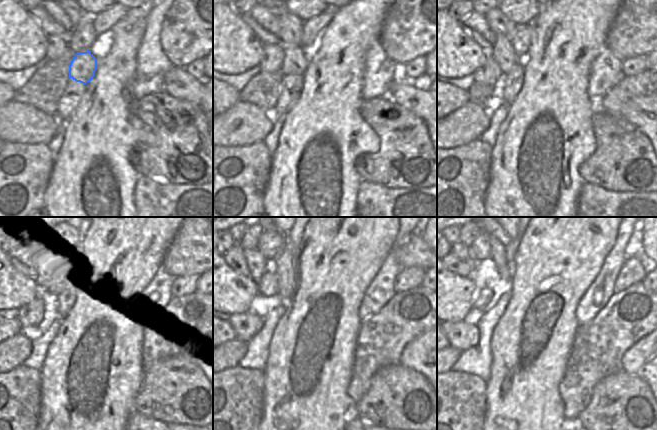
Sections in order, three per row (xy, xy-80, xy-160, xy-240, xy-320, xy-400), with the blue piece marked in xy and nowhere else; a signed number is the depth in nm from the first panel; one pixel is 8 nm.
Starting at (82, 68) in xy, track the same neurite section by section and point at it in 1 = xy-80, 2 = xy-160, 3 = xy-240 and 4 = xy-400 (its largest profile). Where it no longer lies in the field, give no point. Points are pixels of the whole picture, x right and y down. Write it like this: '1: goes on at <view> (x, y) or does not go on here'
1: goes on at xy-80 (294, 61)
2: goes on at xy-160 (503, 53)
3: goes on at xy-240 (44, 264)
4: goes on at xy-400 (460, 250)

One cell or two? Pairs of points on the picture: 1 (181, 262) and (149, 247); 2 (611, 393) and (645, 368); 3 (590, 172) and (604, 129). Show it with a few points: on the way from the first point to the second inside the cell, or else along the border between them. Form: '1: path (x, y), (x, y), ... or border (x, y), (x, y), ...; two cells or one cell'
1: border (175, 233), (165, 253), (162, 267); two cells
2: border (621, 369), (641, 377), (646, 382); two cells
3: path (601, 161), (604, 158), (604, 140); one cell

